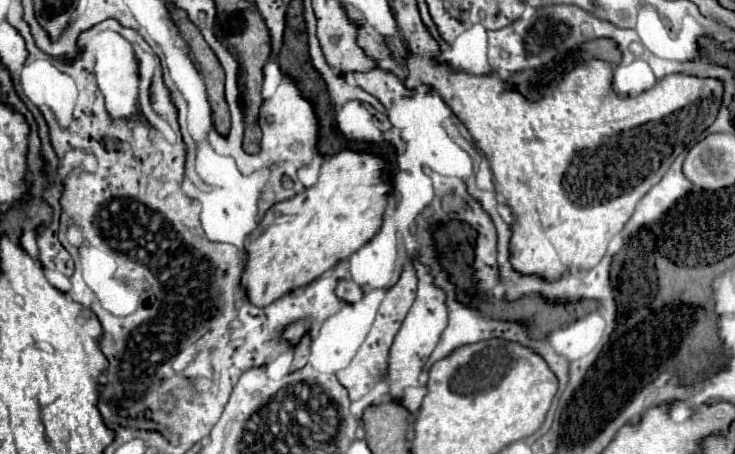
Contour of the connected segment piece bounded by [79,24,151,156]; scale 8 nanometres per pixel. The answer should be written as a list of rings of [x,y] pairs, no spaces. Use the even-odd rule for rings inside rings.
[[[97,24],[89,32],[83,32],[79,38],[79,46],[85,48],[85,52],[95,56],[95,74],[99,90],[105,96],[107,112],[113,118],[127,118],[129,126],[133,128],[133,140],[131,148],[135,156],[147,156],[151,142],[149,142],[149,126],[139,116],[139,74],[137,74],[137,60],[133,56],[133,46],[119,36],[117,32],[103,30],[103,24]]]

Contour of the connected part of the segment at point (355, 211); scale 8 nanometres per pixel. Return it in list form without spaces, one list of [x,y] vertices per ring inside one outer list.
[[[343,150],[323,162],[315,186],[267,210],[261,224],[253,230],[253,234],[249,234],[243,246],[247,254],[247,264],[241,276],[241,284],[245,286],[245,294],[253,306],[267,306],[295,288],[311,284],[323,272],[333,268],[339,260],[347,258],[365,242],[369,242],[373,234],[377,234],[377,230],[381,228],[381,216],[387,206],[387,192],[391,190],[389,180],[383,178],[383,170],[383,158],[365,152]]]

